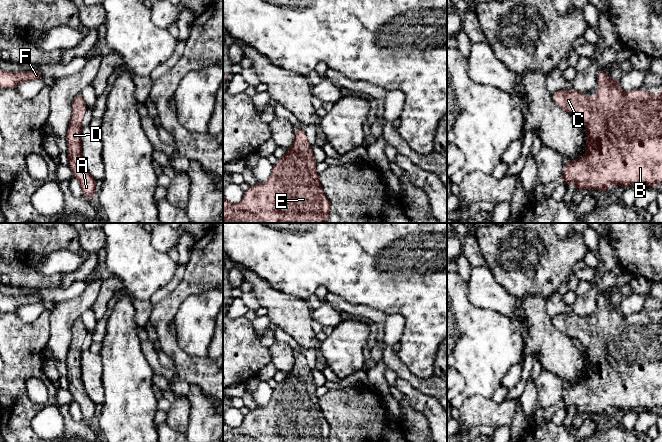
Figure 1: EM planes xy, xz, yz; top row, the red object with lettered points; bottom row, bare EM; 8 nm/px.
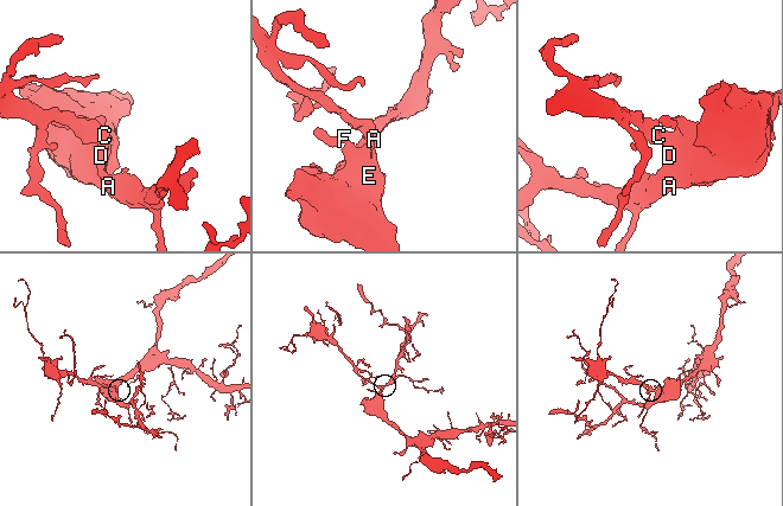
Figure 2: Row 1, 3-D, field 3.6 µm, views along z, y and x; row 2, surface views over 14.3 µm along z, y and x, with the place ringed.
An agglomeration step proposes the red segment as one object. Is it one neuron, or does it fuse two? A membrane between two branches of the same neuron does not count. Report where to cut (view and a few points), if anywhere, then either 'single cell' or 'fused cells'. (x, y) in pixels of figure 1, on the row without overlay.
no cut | single cell

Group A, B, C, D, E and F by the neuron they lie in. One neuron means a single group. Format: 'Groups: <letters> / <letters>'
Groups: A B C D E F

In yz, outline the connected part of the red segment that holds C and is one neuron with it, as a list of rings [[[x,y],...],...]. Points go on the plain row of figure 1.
[[[599,293],[597,298],[597,309],[599,310],[596,319],[593,321],[588,321],[581,316],[577,316],[571,313],[561,313],[552,318],[554,326],[560,330],[562,333],[566,334],[570,338],[579,339],[585,346],[586,350],[586,360],[587,360],[587,369],[584,373],[586,376],[584,379],[580,380],[575,385],[565,385],[565,390],[562,395],[562,404],[566,409],[569,407],[576,408],[576,414],[578,413],[591,413],[591,414],[602,414],[608,415],[608,411],[611,408],[622,408],[623,411],[627,410],[641,410],[647,409],[651,411],[657,410],[662,406],[662,310],[660,310],[660,319],[654,319],[649,314],[645,313],[634,313],[629,314],[627,317],[623,317],[620,312],[620,306],[609,302],[605,295]]]

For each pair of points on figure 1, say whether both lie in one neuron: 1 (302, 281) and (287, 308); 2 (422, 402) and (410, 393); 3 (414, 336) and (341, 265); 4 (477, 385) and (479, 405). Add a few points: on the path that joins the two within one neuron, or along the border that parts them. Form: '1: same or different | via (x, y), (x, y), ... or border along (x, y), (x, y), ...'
1: different | border along (272, 286), (287, 294), (306, 299)
2: same | via (419, 401), (413, 396)
3: same | via (412, 313), (364, 265)
4: different | border along (490, 397), (470, 395), (466, 398)

